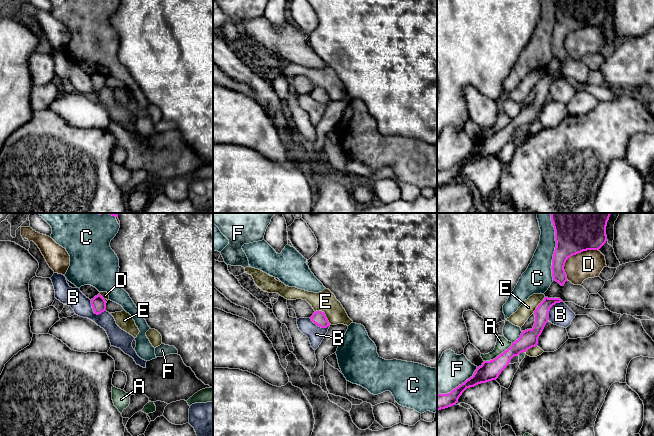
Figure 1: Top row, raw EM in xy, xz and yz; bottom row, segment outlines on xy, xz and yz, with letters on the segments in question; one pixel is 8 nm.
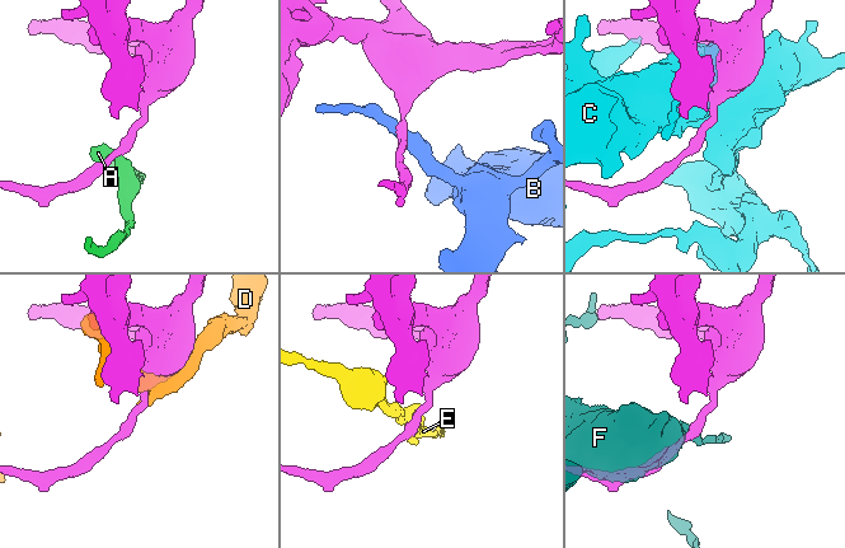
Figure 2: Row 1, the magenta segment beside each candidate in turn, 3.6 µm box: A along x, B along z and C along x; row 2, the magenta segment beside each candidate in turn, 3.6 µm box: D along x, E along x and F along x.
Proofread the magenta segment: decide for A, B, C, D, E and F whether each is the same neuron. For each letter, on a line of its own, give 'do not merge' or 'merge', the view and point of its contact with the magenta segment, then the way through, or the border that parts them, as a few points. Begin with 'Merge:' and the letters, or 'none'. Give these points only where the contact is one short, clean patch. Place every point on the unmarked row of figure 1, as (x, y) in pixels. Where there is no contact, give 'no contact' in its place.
Merge: none
A: do not merge; contact yz (499, 131)
B: do not merge; contact yz (550, 83)
C: do not merge; contact yz (554, 29)
D: do not merge; contact yz (572, 31)
E: do not merge; contact xz (324, 90)
F: do not merge; contact yz (459, 161)

